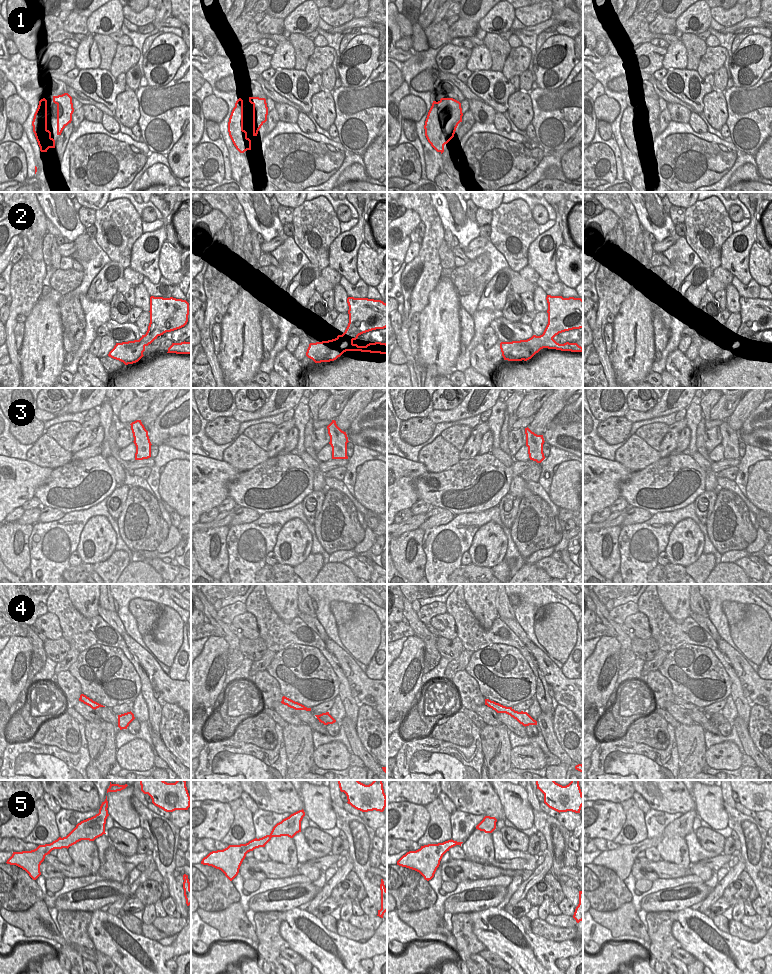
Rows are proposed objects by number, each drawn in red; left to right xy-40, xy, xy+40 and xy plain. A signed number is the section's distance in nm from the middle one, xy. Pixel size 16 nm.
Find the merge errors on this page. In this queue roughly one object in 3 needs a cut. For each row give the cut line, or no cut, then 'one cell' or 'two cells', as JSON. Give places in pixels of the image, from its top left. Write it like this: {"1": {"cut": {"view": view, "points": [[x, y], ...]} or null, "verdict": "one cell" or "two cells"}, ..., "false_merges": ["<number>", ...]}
{"1": {"cut": null, "verdict": "one cell"}, "2": {"cut": {"view": "xy", "points": [[335, 338], [337, 340], [347, 338], [352, 341]]}, "verdict": "two cells"}, "3": {"cut": null, "verdict": "one cell"}, "4": {"cut": {"view": "xy", "points": [[319, 715], [323, 722]]}, "verdict": "two cells"}, "5": {"cut": null, "verdict": "one cell"}, "false_merges": ["2", "4"]}

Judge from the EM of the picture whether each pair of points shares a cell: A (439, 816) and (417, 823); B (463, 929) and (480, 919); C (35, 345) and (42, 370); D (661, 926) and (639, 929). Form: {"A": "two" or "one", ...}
{"A": "two", "B": "two", "C": "one", "D": "two"}

